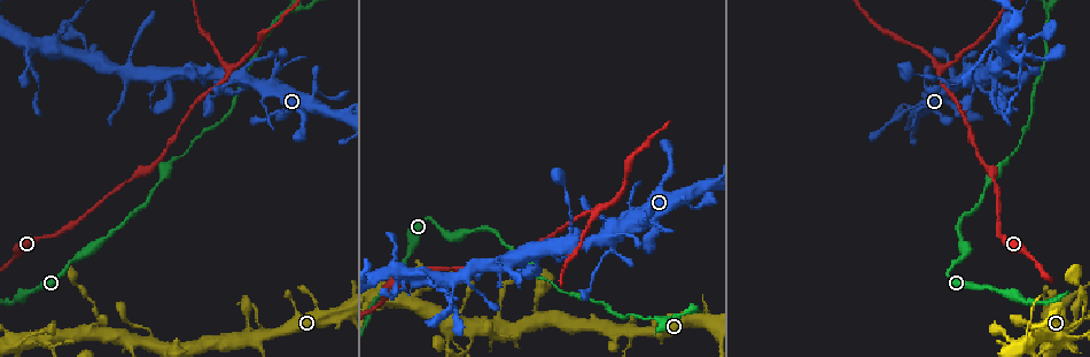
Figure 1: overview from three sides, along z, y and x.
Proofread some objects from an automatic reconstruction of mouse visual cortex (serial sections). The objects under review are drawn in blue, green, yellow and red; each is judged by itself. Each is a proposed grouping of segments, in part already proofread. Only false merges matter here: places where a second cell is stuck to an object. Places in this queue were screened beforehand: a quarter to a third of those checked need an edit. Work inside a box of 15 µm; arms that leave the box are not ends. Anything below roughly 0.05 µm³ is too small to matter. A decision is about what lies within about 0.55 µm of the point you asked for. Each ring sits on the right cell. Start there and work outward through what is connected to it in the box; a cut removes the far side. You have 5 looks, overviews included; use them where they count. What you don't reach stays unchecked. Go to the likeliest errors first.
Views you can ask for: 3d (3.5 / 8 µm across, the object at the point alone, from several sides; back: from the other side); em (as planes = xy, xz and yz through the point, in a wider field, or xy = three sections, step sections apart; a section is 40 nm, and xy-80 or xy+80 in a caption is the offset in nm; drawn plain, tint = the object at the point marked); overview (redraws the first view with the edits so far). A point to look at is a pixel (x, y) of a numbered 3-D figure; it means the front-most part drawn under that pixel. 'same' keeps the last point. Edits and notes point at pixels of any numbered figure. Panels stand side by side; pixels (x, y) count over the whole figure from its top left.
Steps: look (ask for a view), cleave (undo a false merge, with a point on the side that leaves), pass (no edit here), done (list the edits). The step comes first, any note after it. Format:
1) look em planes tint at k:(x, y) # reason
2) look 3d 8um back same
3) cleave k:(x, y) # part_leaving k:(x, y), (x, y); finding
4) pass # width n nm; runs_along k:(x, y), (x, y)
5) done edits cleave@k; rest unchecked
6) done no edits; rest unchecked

look 3d 3.5um at 1:(940, 73) # arms part here

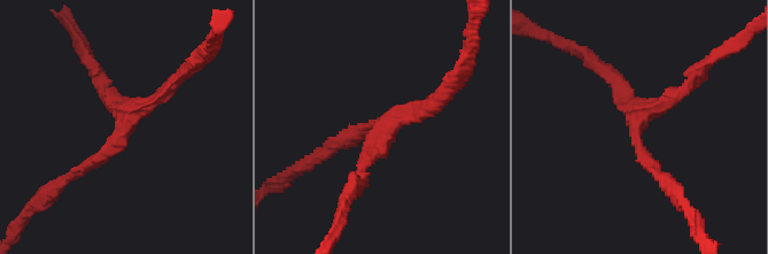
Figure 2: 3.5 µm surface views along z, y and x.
look em xy step 3 plain at 2:(637, 117) # shape alone is not enough

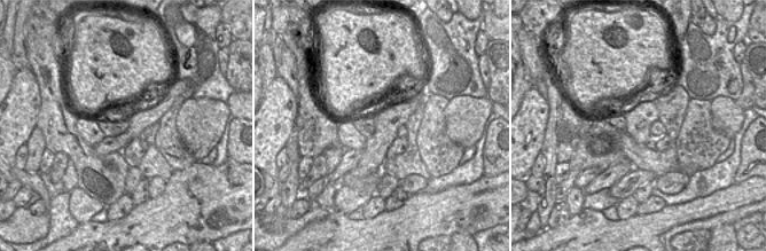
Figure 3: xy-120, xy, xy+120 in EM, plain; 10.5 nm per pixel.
look em xy step 3 tint same

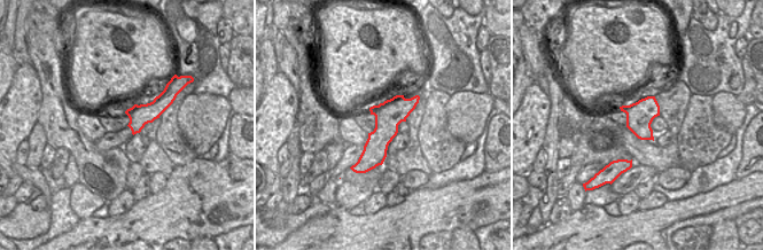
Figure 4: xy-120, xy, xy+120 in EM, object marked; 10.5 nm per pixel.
pass # runs_along 4:(415, 99), (387, 126), (365, 169); one cell here

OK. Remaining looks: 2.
look 3d 3.5um at 1:(654, 319) # sharp bend

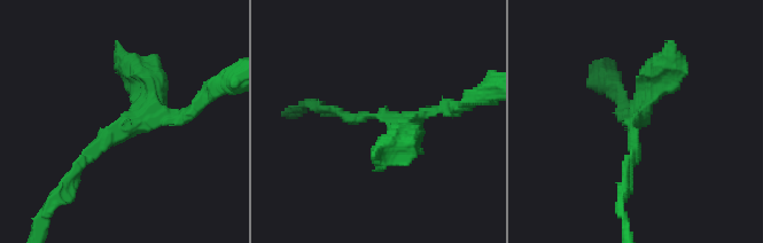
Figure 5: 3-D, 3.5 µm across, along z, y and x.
look em xy step 2 tint at 5:(379, 116) # now the EM

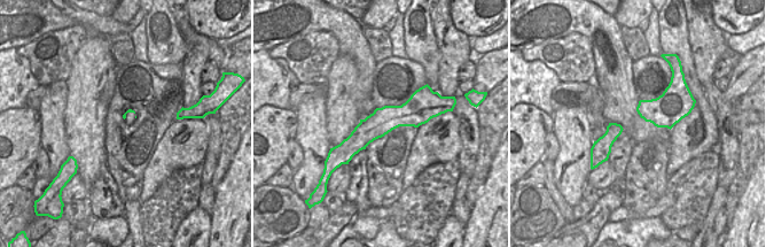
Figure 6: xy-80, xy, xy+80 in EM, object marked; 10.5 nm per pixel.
pass # width 280 nm; runs_along 5:(64, 182), (107, 133), (188, 112); continuous, no second cell

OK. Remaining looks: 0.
done no edits; rest unchecked

